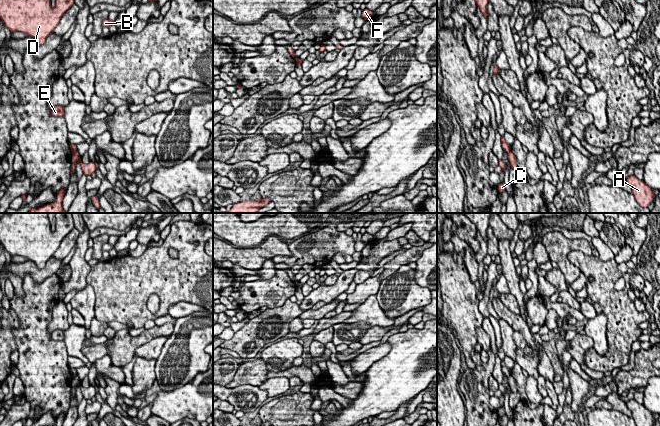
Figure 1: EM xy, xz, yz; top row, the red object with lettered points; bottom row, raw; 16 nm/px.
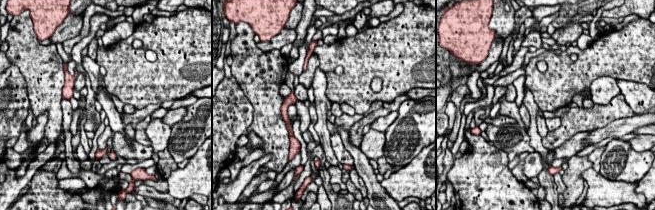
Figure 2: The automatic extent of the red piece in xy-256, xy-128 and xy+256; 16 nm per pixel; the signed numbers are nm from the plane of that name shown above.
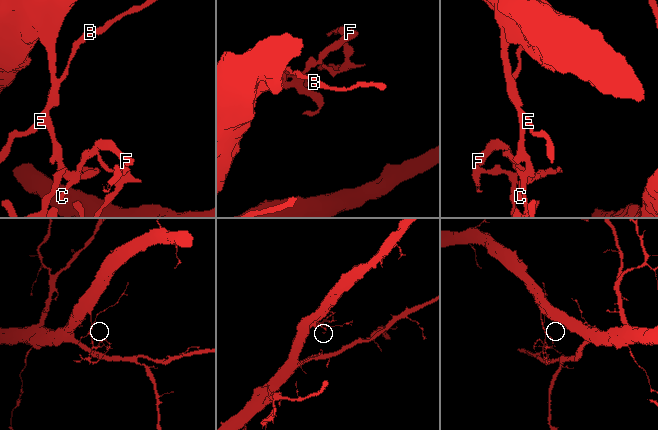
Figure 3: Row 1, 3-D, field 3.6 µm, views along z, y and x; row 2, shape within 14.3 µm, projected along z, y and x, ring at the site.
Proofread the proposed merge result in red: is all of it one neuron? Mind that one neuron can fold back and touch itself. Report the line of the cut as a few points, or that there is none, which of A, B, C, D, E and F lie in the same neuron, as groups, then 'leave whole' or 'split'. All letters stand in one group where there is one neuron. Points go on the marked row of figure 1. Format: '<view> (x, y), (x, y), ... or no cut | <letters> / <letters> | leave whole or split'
yz (510, 150), (507, 152) | A B D E / C F | split

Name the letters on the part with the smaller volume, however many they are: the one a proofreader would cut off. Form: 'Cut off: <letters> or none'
Cut off: C, F

